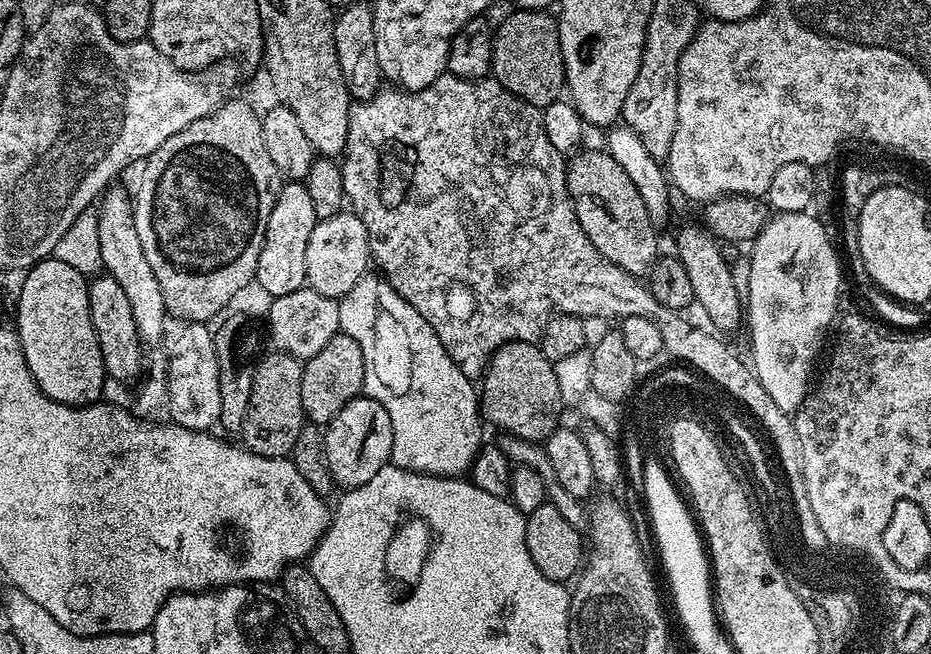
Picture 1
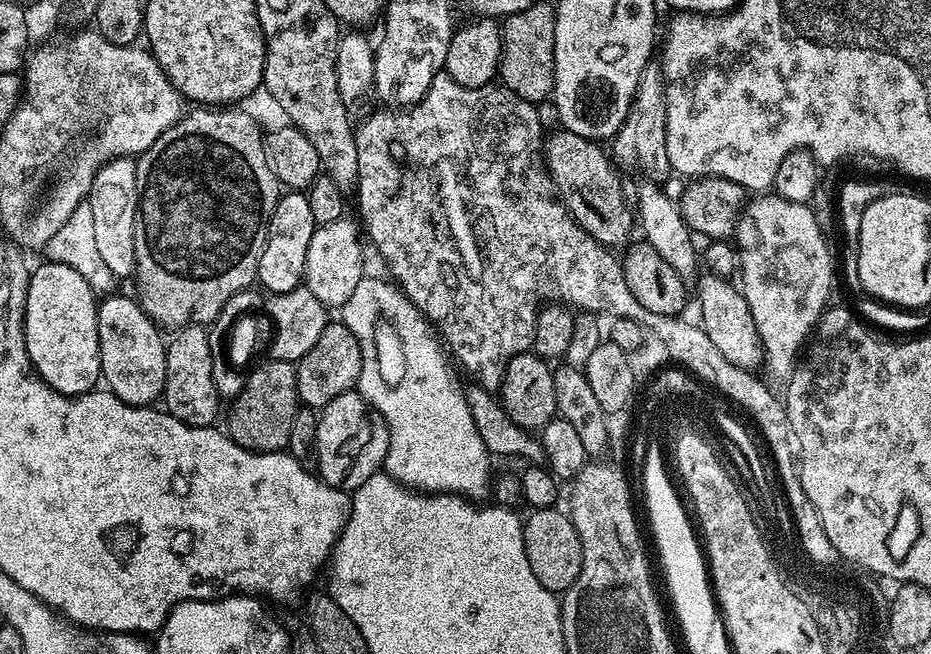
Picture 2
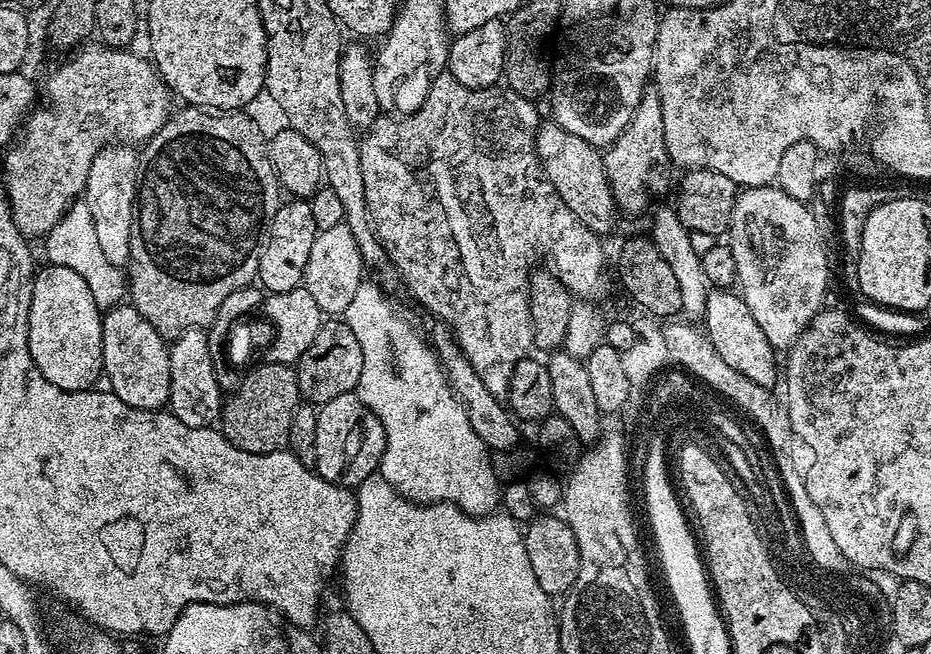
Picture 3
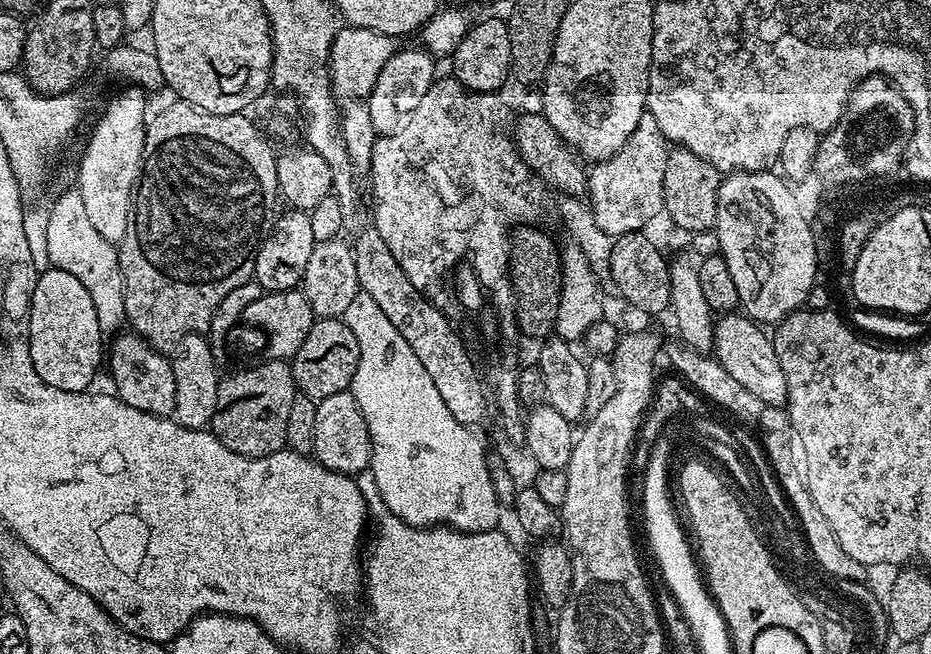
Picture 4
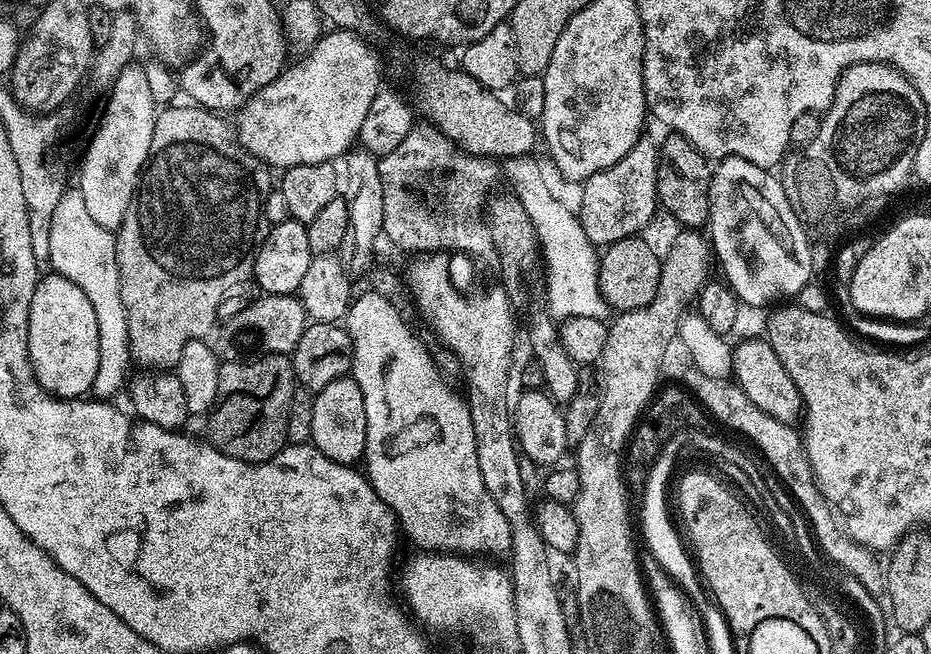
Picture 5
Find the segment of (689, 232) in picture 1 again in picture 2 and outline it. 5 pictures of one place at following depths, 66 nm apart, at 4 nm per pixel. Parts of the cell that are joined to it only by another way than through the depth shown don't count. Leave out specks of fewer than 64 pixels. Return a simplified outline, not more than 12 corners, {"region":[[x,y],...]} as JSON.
{"region":[[715,274],[695,281],[700,327],[734,366],[764,359],[743,291]]}

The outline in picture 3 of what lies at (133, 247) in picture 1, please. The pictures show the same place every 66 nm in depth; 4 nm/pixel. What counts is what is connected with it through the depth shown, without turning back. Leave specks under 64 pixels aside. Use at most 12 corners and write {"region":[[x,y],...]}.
{"region":[[103,148],[82,193],[99,245],[130,258],[138,156]]}

